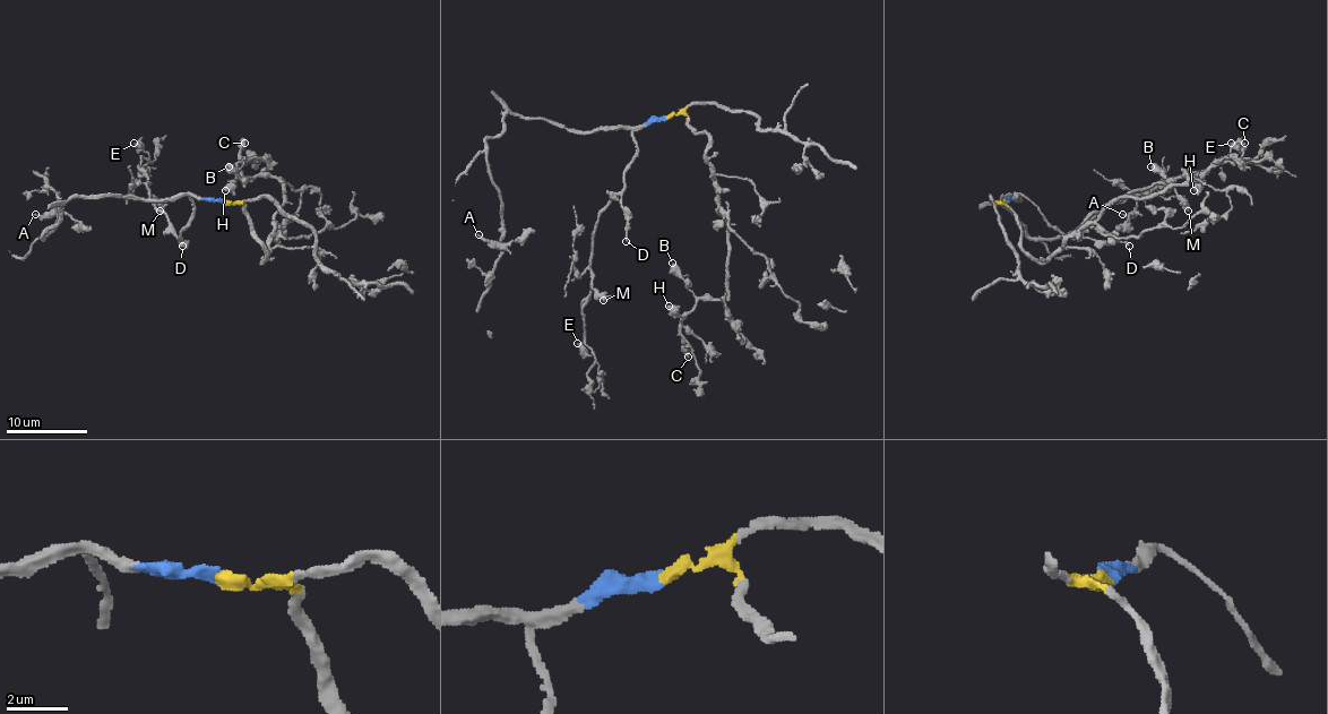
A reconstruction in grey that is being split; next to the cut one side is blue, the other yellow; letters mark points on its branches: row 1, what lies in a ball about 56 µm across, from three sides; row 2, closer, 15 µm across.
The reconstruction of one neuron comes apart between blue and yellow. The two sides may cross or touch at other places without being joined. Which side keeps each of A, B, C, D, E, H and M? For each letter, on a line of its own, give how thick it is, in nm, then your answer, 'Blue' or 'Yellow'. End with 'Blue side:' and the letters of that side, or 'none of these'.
A: Thickness 240 nm. Blue
B: Thickness 650 nm. Yellow
C: Thickness 420 nm. Yellow
D: Thickness 200 nm. Blue
E: Thickness 440 nm. Blue
H: Thickness 550 nm. Yellow
M: Thickness 360 nm. Blue
Blue side: A, D, E, M

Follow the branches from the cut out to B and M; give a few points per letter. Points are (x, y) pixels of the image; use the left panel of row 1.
B: (224, 201), (240, 203), (248, 215), (262, 261), (283, 185), (273, 177), (242, 179), (229, 166)
M: (222, 201), (190, 195), (192, 220), (180, 238), (152, 201), (147, 183), (160, 212)

